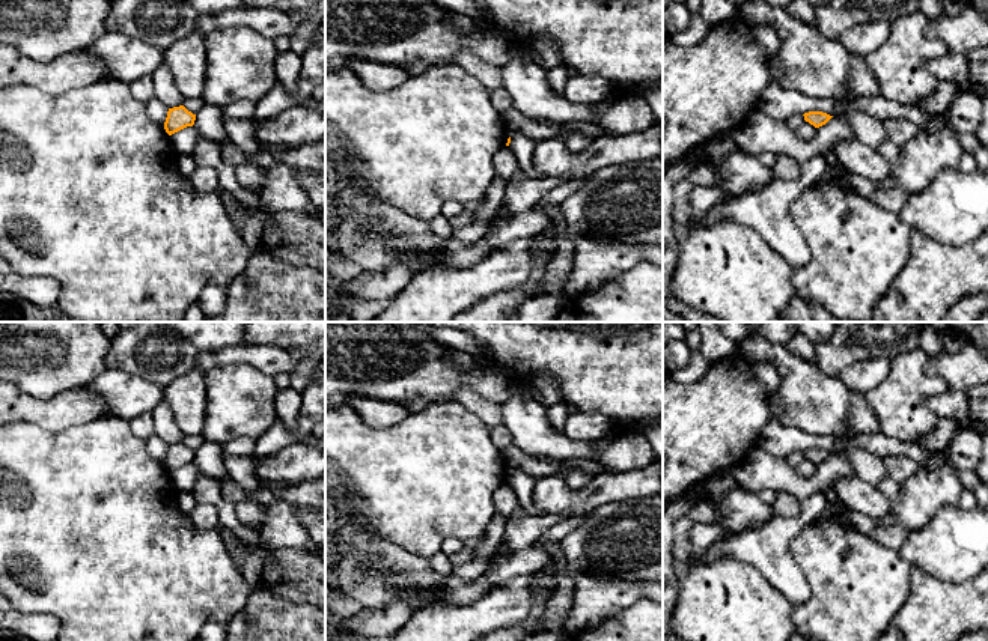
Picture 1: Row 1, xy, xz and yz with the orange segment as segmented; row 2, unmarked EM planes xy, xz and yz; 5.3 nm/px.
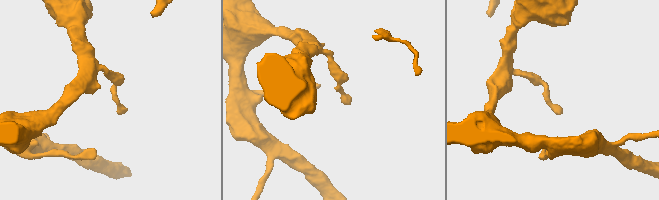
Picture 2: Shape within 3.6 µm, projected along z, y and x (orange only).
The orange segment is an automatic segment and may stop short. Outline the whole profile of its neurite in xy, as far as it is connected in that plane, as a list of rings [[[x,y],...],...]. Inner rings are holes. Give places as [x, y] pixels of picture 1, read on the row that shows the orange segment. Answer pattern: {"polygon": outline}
{"polygon": [[[184,105],[169,108],[167,117],[164,122],[164,129],[169,135],[187,128],[193,126],[196,120],[196,114],[188,111]]]}

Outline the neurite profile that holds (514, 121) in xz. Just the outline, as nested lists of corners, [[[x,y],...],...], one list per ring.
[[[514,107],[502,113],[502,117],[509,132],[520,131],[535,143],[562,137],[559,128],[554,123],[530,120]]]

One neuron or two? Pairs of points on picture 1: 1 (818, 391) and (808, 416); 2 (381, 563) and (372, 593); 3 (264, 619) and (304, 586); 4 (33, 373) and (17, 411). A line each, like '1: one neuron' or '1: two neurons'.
1: one neuron
2: one neuron
3: two neurons
4: two neurons

